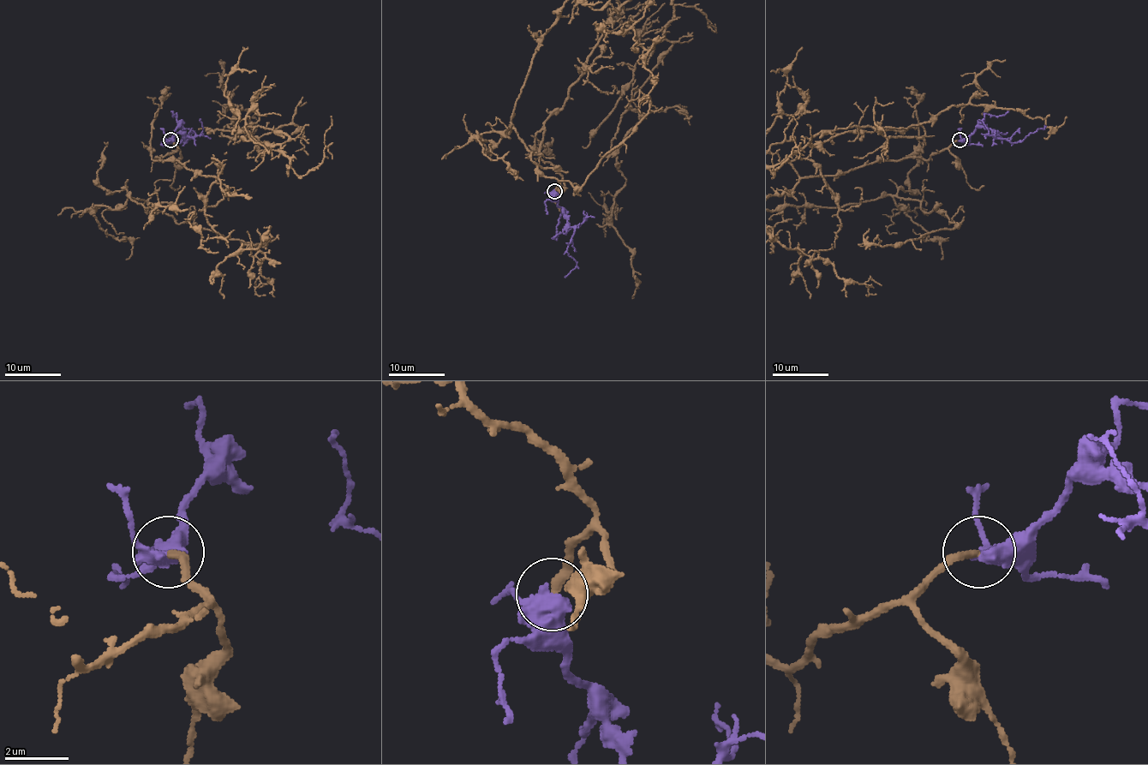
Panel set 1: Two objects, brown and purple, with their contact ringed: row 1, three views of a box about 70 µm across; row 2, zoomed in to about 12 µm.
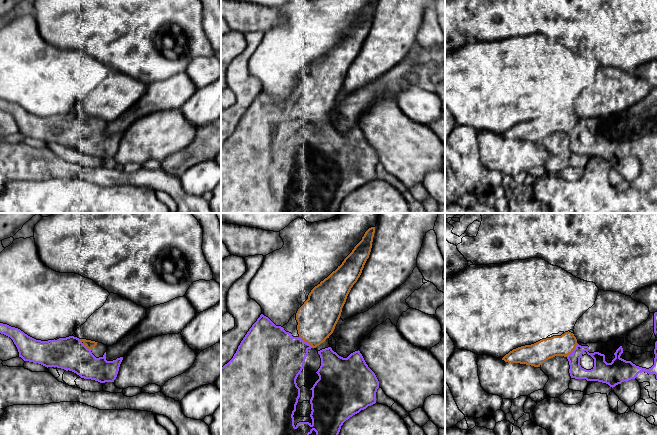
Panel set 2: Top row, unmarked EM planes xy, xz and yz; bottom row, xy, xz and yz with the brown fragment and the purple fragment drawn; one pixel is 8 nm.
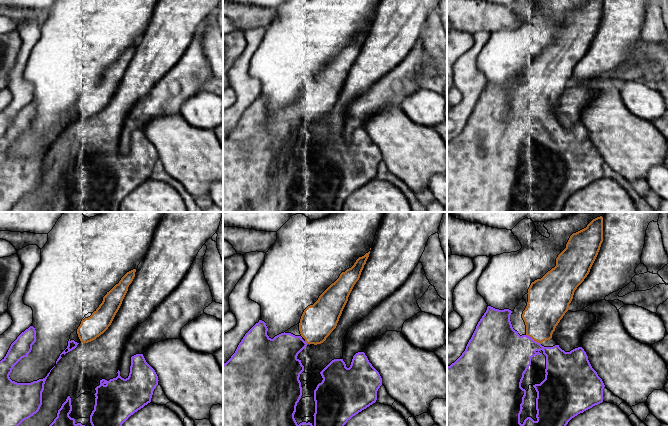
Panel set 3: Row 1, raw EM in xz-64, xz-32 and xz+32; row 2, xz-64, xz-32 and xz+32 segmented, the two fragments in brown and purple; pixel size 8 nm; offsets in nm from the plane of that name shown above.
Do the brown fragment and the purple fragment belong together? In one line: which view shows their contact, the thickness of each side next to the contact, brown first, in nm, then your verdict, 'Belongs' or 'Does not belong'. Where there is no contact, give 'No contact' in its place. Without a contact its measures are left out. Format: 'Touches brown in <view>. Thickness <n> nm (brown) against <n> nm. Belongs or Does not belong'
Touches brown in xz. Thickness 320 nm (brown) against 400 nm. Belongs

